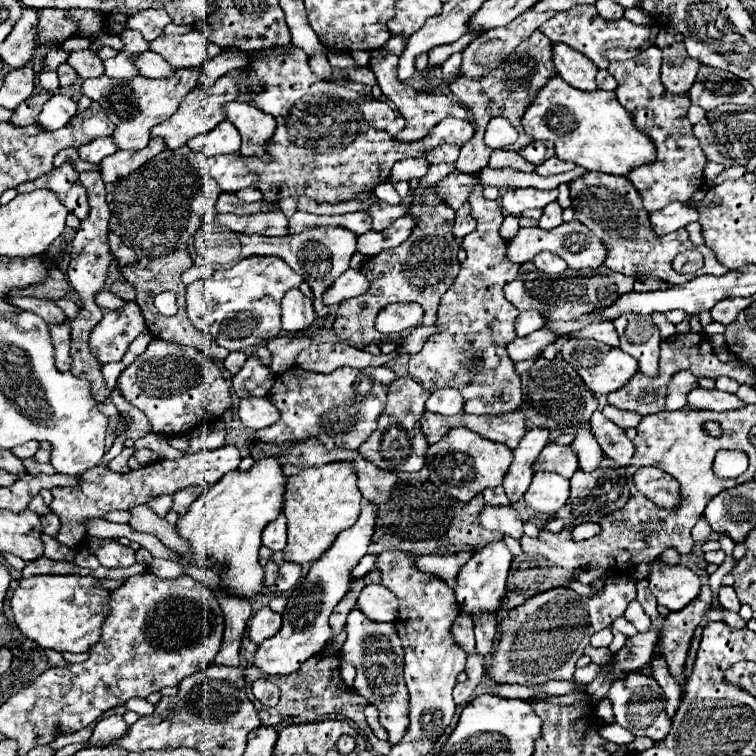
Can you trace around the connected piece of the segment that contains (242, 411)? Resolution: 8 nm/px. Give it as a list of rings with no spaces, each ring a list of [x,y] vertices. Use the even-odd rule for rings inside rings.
[[[242,398],[238,406],[238,416],[242,424],[252,430],[268,428],[280,420],[278,408],[274,408],[268,398]]]

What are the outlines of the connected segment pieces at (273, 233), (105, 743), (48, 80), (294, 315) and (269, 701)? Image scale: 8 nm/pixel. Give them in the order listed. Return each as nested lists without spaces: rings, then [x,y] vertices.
[[[270,210],[270,212],[260,212],[260,214],[250,214],[250,216],[240,216],[240,232],[248,235],[263,235],[268,237],[282,237],[288,232],[288,218],[281,210]]]
[[[106,716],[106,718],[102,718],[102,720],[96,724],[90,742],[92,742],[92,746],[108,748],[108,746],[110,746],[112,742],[116,742],[126,730],[128,730],[128,726],[126,726],[126,722],[124,722],[122,716]]]
[[[42,70],[38,74],[38,82],[40,82],[40,88],[48,90],[48,92],[58,92],[60,84],[58,84],[58,74],[52,72],[52,70]]]
[[[298,288],[286,292],[282,300],[282,330],[286,334],[308,332],[314,326],[316,314],[312,308],[312,300],[306,298]]]
[[[260,678],[252,684],[252,692],[254,692],[256,700],[260,700],[266,706],[276,706],[280,700],[280,696],[274,694],[274,686],[270,682],[266,682],[264,678]]]

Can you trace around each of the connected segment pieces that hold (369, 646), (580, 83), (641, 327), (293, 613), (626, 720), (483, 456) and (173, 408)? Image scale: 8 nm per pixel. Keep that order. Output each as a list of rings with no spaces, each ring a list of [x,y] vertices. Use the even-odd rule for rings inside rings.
[[[358,608],[348,614],[346,620],[346,642],[342,646],[342,662],[350,662],[356,666],[356,682],[354,690],[362,694],[370,704],[374,704],[380,712],[380,724],[390,734],[390,744],[398,744],[402,734],[408,728],[408,690],[404,682],[404,666],[398,652],[380,652],[380,634],[376,634],[376,622],[366,618]],[[398,666],[398,668],[396,668]]]
[[[556,44],[554,46],[554,66],[558,70],[558,76],[562,76],[570,86],[584,90],[584,92],[598,90],[596,64],[590,62],[584,54],[576,52],[574,48],[566,44]]]
[[[624,314],[614,320],[614,326],[620,334],[620,350],[634,356],[646,376],[658,376],[660,334],[652,318],[642,314]]]
[[[366,502],[362,506],[362,512],[360,512],[356,524],[338,534],[334,544],[312,564],[304,582],[300,582],[288,594],[288,610],[282,614],[284,622],[282,622],[280,632],[276,636],[264,640],[256,652],[254,664],[262,672],[272,674],[272,676],[292,674],[310,656],[322,652],[324,644],[332,636],[332,630],[328,626],[328,618],[330,618],[332,610],[336,608],[336,604],[342,600],[342,596],[348,592],[348,584],[352,580],[354,566],[368,552],[368,544],[370,544],[370,538],[374,534],[376,520],[378,520],[378,508],[372,502]]]
[[[628,674],[624,680],[616,680],[608,690],[608,700],[614,708],[616,722],[628,728],[634,736],[648,736],[652,740],[662,740],[670,732],[670,718],[666,716],[666,698],[662,688],[654,678]]]
[[[454,428],[444,440],[440,440],[428,448],[426,466],[430,470],[432,484],[446,490],[456,500],[470,502],[476,494],[484,492],[486,488],[500,486],[512,460],[514,460],[514,456],[508,446],[490,442],[466,428]]]
[[[152,340],[146,352],[122,372],[118,390],[132,406],[146,414],[155,433],[166,436],[186,434],[206,422],[220,420],[232,406],[230,388],[212,358],[196,348],[164,340]]]

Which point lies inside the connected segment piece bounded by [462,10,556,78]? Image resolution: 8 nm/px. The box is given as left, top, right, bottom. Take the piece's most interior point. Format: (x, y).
(484, 54)

